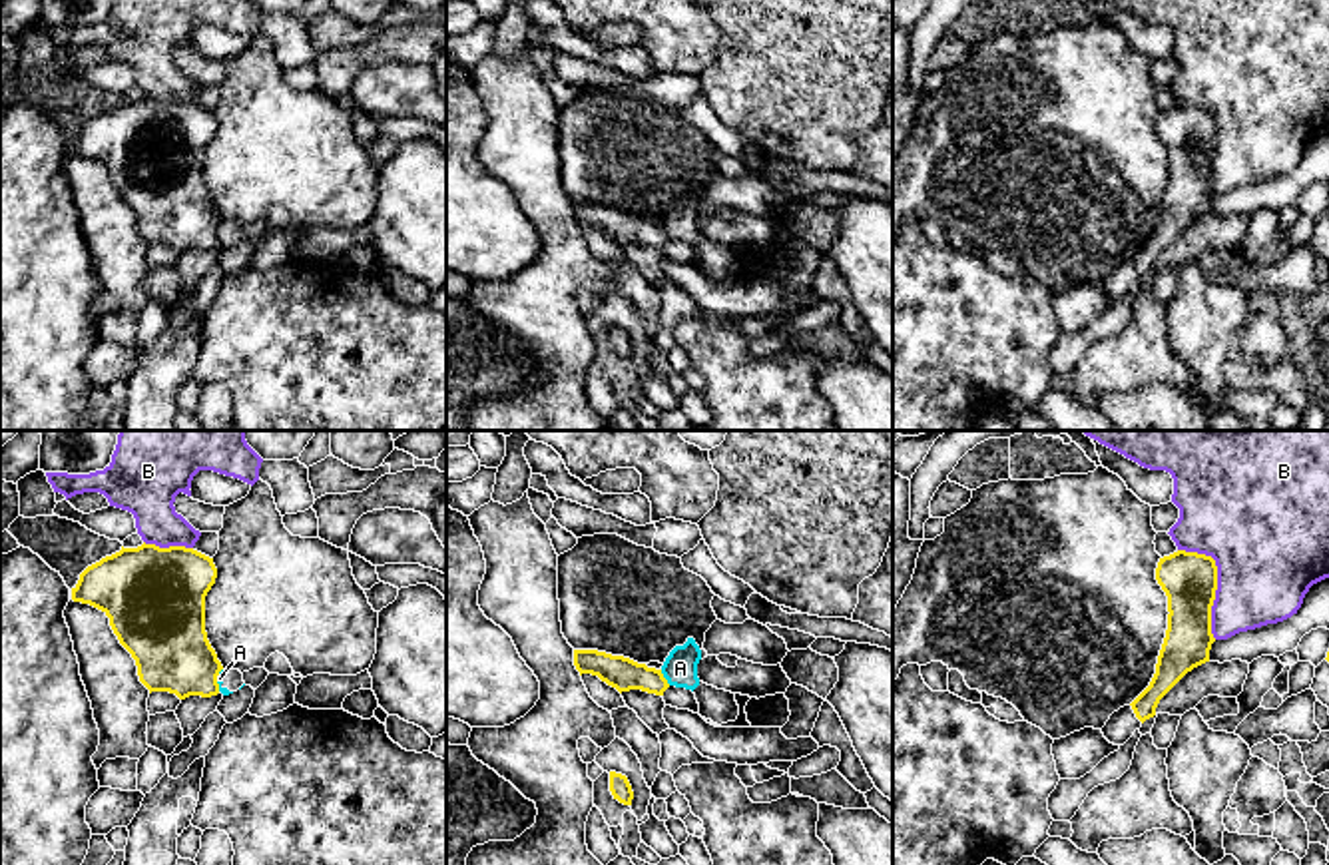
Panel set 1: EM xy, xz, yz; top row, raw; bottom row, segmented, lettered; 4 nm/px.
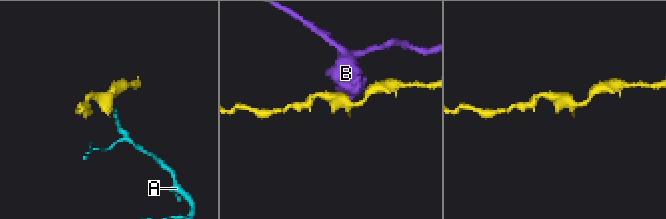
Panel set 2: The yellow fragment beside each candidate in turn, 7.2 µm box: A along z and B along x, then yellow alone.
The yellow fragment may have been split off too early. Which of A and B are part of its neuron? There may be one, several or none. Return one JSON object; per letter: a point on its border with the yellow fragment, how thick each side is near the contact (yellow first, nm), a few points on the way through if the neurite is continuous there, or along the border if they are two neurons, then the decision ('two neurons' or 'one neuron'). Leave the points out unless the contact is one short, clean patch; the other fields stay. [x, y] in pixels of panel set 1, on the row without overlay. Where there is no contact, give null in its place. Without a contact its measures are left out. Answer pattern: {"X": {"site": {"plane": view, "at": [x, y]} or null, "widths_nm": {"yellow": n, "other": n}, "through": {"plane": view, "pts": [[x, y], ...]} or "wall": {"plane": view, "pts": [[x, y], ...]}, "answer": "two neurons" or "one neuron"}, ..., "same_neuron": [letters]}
{"A": {"site": {"plane": "xz", "at": [664, 232]}, "widths_nm": {"yellow": 140, "other": 140}, "wall": {"plane": "xz", "pts": [[660, 224], [670, 238]]}, "answer": "two neurons"}, "B": {"site": {"plane": "yz", "at": [1216, 136]}, "widths_nm": {"yellow": 220, "other": 440}, "answer": "two neurons"}, "same_neuron": []}

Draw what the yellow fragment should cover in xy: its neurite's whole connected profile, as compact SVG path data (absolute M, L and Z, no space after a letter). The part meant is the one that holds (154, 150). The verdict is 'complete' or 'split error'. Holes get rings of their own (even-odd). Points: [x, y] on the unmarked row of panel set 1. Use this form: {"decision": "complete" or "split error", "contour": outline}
{"decision": "complete", "contour": "M143 96L88 120L72 153L110 171L149 247L211 251L219 247L223 223L205 185L205 149L215 132L213 112L185 100Z"}

